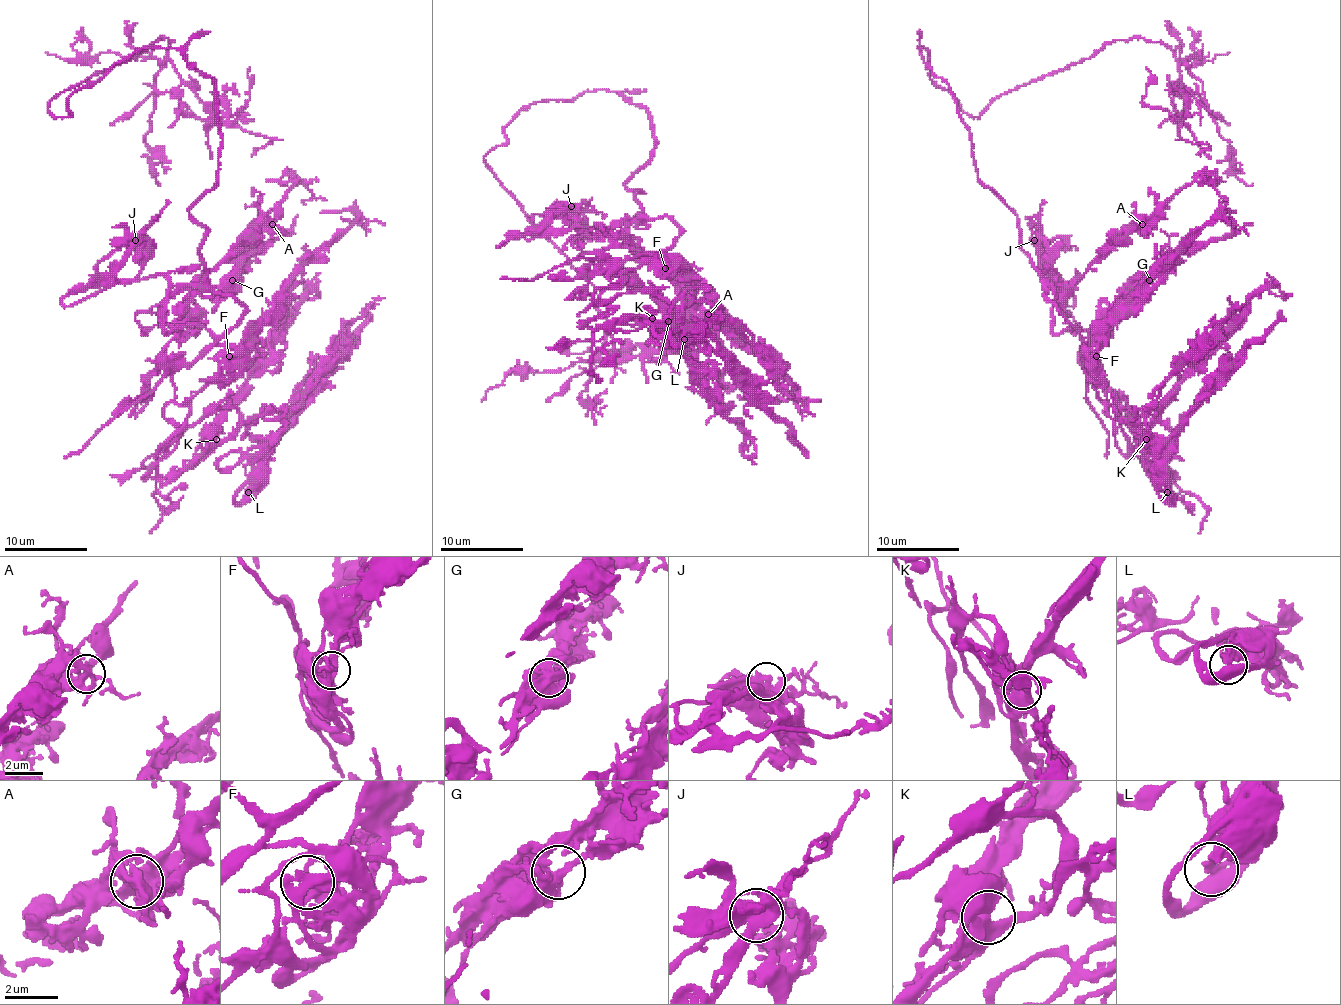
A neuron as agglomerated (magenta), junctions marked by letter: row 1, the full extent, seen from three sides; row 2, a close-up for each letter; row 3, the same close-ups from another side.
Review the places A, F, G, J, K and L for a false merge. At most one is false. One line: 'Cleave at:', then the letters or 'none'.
Cleave at: none

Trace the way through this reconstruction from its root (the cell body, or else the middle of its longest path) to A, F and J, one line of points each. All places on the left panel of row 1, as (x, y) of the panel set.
A: (218, 158), (216, 183), (189, 210), (206, 229), (199, 250), (206, 277), (189, 285), (264, 221), (272, 225)
F: (218, 158), (216, 183), (189, 213), (206, 229), (199, 250), (206, 281), (245, 308), (218, 342), (229, 356)
J: (218, 158), (216, 183), (189, 210), (206, 229), (197, 285), (141, 279), (147, 240), (135, 240)

